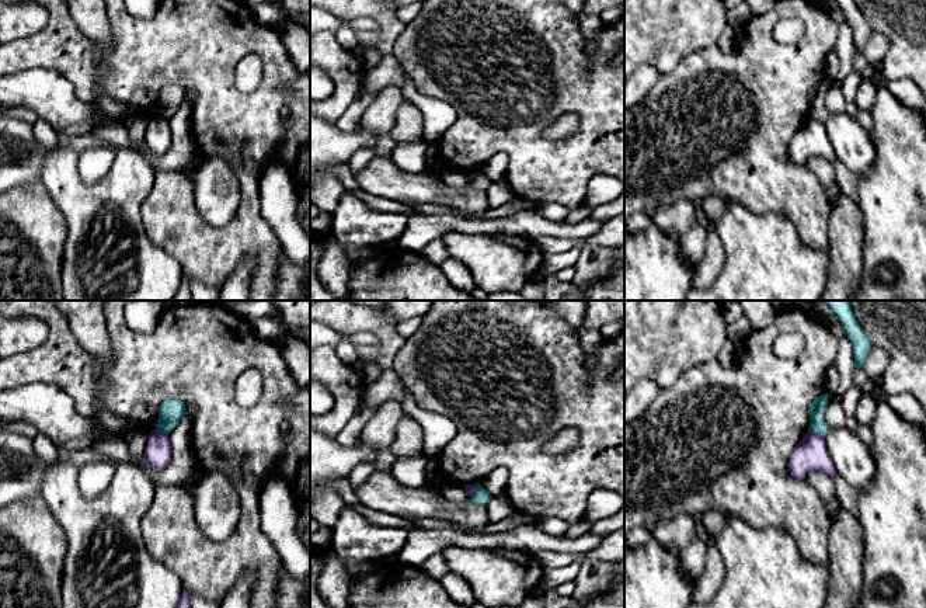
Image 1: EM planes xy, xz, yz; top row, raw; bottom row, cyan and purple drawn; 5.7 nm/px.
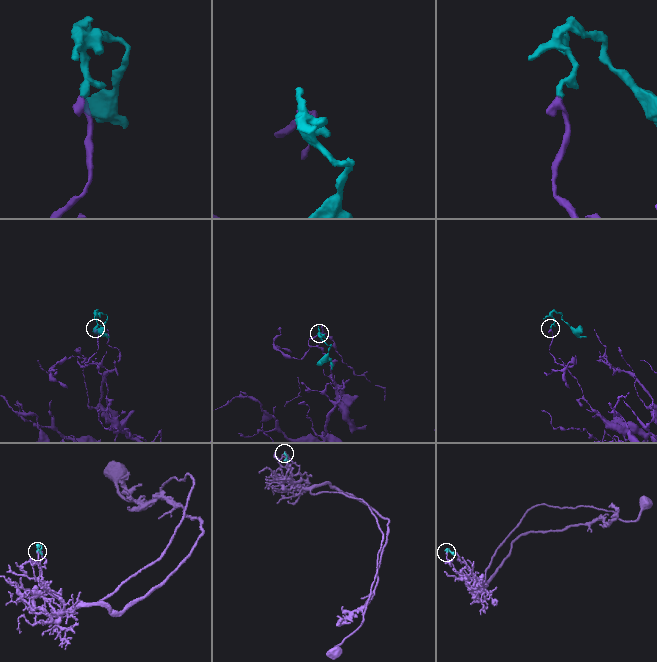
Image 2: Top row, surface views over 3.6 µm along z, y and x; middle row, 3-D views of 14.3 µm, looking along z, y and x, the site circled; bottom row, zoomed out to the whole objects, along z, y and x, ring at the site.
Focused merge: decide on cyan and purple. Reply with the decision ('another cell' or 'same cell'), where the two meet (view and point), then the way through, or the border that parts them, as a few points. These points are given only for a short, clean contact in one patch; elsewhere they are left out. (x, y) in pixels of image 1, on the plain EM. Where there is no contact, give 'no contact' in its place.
another cell | yz (817, 118) | along yz (808, 117), (817, 118), (824, 124)

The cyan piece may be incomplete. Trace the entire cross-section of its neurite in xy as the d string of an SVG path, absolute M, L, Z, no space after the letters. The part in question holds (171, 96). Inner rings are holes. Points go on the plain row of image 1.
M166 84L159 94L156 115L170 119L185 101L185 91L180 84Z

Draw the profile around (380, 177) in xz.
M375 156L375 159L355 174L361 190L405 205L436 204L452 206L464 218L484 218L490 209L487 192L469 187L462 191L446 185L443 181L410 174L398 168L390 156Z

